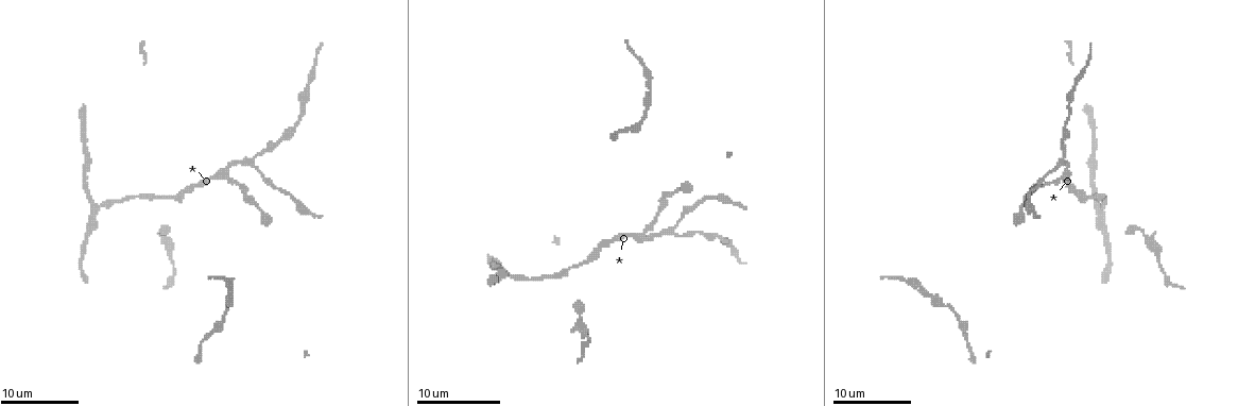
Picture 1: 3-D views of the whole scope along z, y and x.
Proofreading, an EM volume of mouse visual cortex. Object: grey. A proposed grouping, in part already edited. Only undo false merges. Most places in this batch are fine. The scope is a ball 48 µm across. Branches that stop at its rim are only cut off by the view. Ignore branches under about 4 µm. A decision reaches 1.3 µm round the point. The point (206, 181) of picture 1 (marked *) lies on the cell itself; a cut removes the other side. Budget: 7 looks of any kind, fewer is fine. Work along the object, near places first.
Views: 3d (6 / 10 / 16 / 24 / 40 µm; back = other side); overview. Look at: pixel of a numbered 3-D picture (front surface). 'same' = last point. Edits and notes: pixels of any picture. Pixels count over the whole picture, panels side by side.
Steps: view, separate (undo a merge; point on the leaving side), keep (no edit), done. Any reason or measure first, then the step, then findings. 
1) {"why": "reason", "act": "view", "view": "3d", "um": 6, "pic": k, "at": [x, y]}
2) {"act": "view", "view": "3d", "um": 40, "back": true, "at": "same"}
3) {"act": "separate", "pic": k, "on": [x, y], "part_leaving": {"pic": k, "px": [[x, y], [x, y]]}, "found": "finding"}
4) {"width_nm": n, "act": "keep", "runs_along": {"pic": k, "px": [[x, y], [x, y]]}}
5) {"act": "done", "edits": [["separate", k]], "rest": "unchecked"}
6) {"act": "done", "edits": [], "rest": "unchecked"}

{"why": "thin arm on a thick one", "act": "view", "view": "3d", "um": 10, "pic": 1, "at": [1062, 161]}

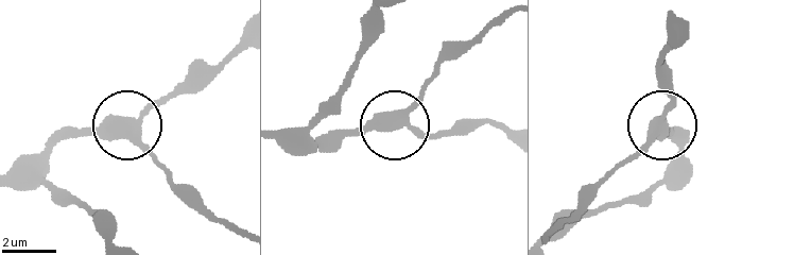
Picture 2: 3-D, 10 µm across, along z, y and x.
{"arms": 3, "act": "keep", "runs_along": {"pic": 2, "px": [[16, 173], [78, 133], [132, 133], [164, 165]]}, "found": "continuous, no second cell"}

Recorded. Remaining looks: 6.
{"act": "view", "view": "3d", "um": 16, "pic": 1, "at": [1016, 224]}

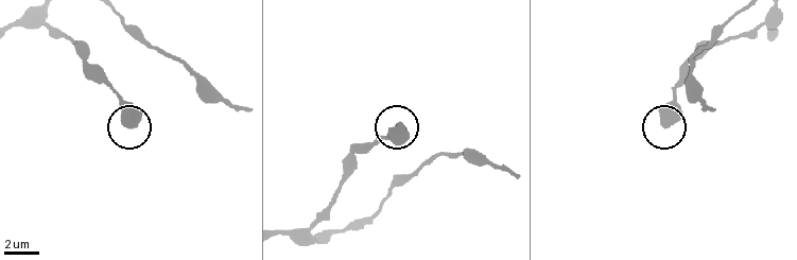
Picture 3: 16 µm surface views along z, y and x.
{"act": "view", "view": "3d", "um": 6, "pic": 3, "at": [397, 130]}

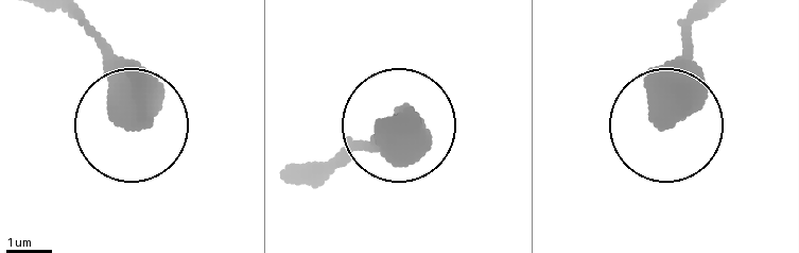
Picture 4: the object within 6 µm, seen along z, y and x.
{"act": "keep", "runs_along": {"pic": 4, "px": [[329, 173], [394, 132]]}, "found": "one cell here"}

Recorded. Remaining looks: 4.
{"act": "view", "view": "3d", "um": 6, "pic": 1, "at": [92, 207]}

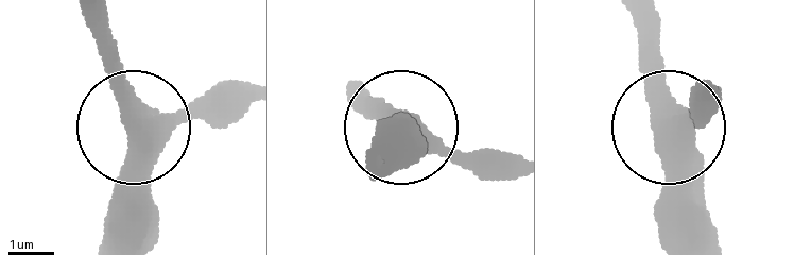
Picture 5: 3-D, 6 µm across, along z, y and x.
{"width_nm": 420, "act": "keep", "found": "one cell here"}

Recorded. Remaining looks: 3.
{"why": "thick turns thin", "act": "view", "view": "3d", "um": 10, "pic": 1, "at": [1067, 112]}

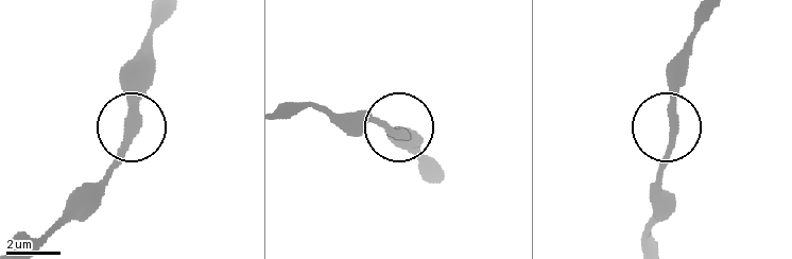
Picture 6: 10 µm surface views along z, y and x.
{"act": "view", "view": "3d", "um": 10, "back": true, "pic": 6, "at": [671, 127]}

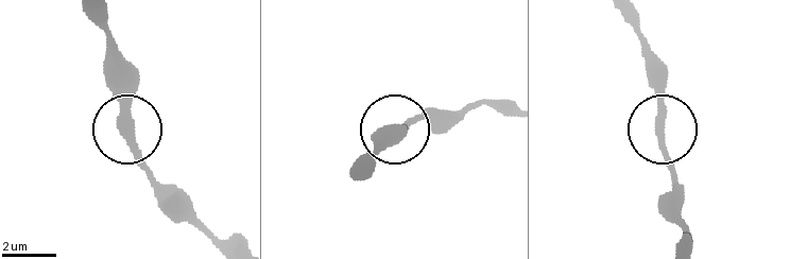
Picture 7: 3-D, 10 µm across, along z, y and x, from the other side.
{"act": "keep", "runs_along": {"pic": 7, "px": [[221, 245], [141, 156], [125, 122], [125, 63]]}, "found": "one cell here"}

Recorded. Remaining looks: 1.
{"act": "done", "edits": [], "rest": "unchecked"}

